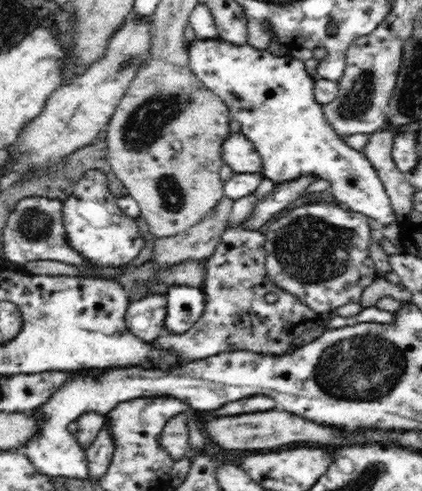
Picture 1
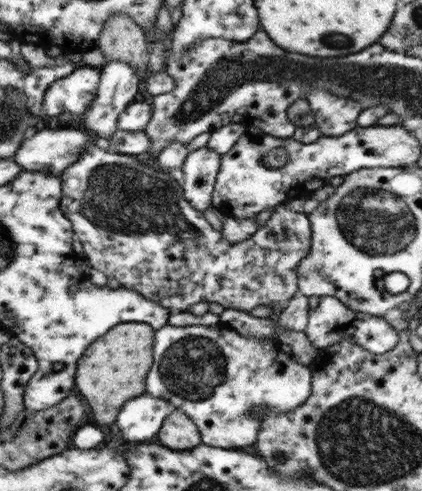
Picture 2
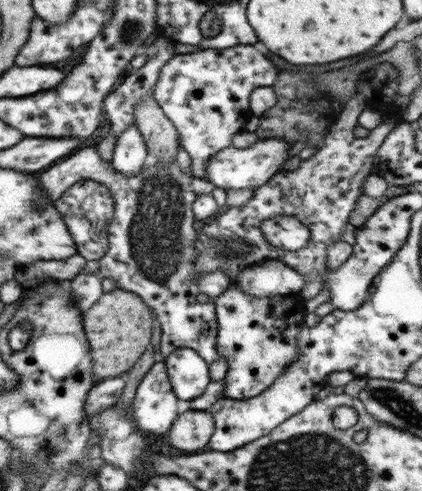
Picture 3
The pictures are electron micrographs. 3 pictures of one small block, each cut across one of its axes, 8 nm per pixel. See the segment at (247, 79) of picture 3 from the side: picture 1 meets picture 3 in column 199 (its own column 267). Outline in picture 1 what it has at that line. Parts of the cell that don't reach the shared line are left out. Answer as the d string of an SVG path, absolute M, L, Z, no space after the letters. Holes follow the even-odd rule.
M208 40L208 42L194 42L190 48L190 70L202 82L206 90L218 94L230 112L232 122L242 126L242 134L254 144L258 154L264 160L264 178L272 184L280 186L286 182L298 182L300 178L318 178L330 184L330 194L336 196L346 208L352 212L364 214L376 220L382 228L400 222L400 216L392 208L392 200L386 194L382 180L378 180L378 172L374 170L372 162L366 154L354 150L336 134L336 130L328 124L324 106L314 96L314 82L306 74L306 62L300 62L292 56L274 56L270 50L258 50L248 44L230 44L226 40Z

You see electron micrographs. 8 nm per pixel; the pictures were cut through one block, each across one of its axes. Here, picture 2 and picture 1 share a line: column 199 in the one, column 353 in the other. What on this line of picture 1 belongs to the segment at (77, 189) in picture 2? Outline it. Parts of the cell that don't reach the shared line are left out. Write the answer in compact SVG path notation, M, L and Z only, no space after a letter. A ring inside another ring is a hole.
M308 204L280 214L262 228L266 238L266 272L284 292L300 298L320 316L338 306L358 302L364 290L376 282L378 272L368 254L368 216L346 212L332 204Z

